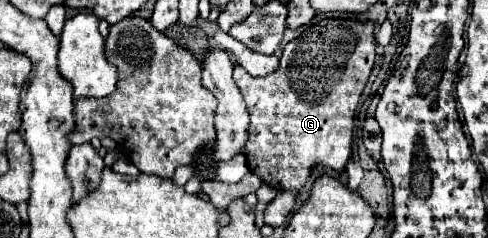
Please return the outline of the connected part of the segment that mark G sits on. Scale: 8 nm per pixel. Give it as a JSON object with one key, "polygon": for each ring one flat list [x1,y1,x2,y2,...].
{"polygon":[[322,20,302,32,300,38,288,42,280,56,280,66,272,74,252,78,240,66,234,68,234,82,240,88,248,112,250,130,246,142,248,168,276,190,290,190,298,194,312,174,312,168,322,164,342,172,352,156,354,112,362,90,368,82,376,60,374,52,374,24,354,20]]}

